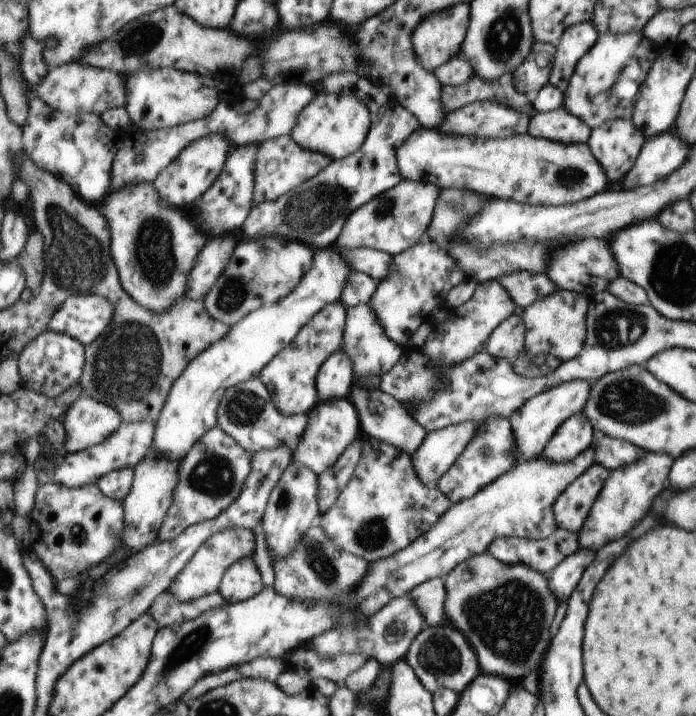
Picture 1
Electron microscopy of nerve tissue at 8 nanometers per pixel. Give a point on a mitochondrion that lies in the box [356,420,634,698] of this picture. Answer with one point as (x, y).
(509, 618)

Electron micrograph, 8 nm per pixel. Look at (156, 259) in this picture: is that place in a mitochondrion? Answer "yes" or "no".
yes

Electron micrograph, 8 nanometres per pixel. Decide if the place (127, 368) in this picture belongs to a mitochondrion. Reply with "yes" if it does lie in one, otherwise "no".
yes

